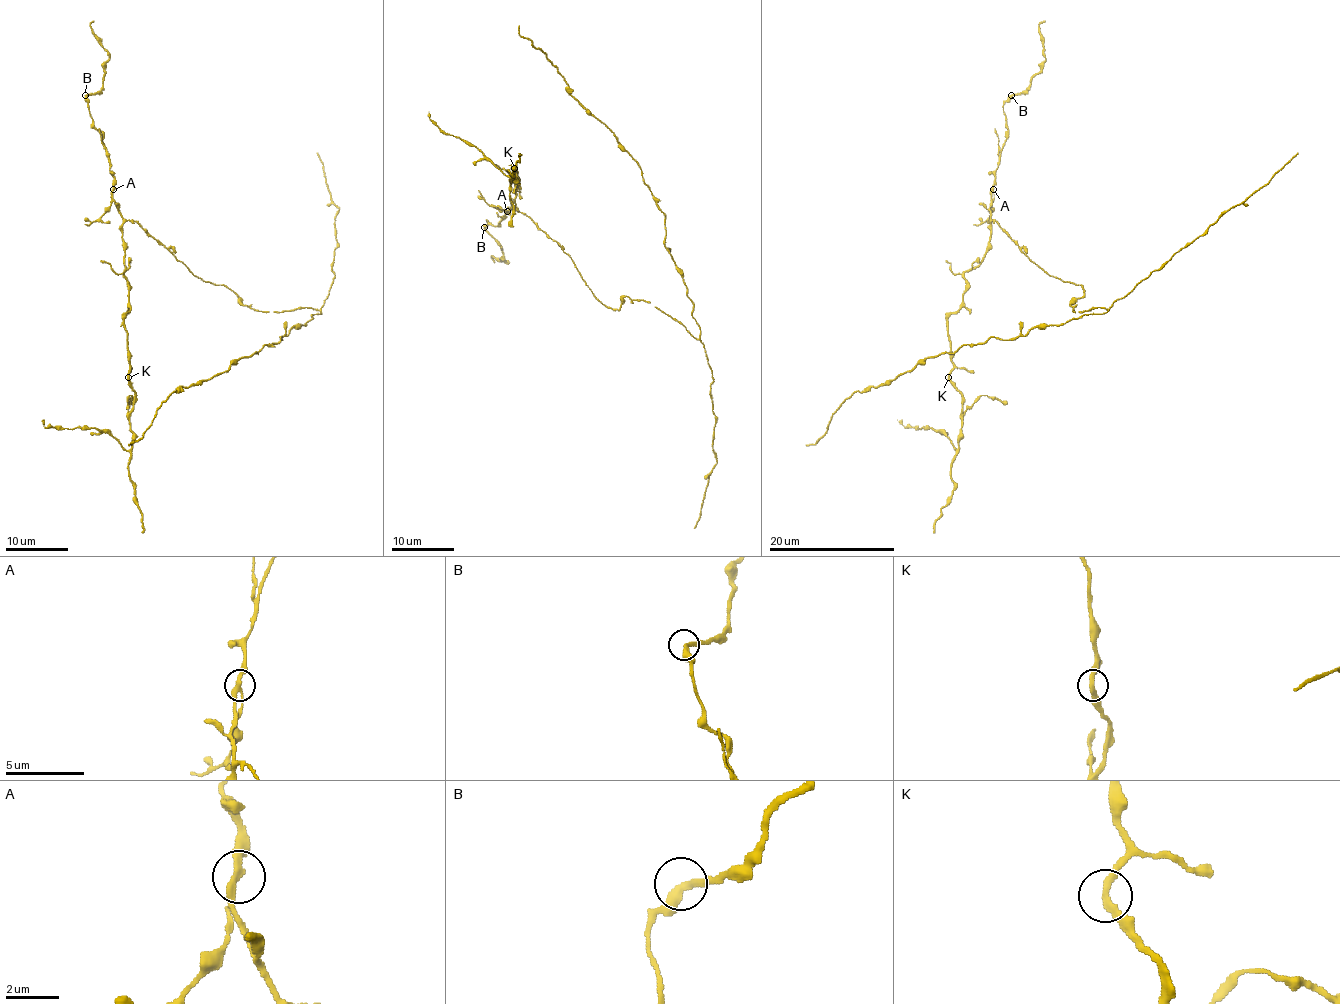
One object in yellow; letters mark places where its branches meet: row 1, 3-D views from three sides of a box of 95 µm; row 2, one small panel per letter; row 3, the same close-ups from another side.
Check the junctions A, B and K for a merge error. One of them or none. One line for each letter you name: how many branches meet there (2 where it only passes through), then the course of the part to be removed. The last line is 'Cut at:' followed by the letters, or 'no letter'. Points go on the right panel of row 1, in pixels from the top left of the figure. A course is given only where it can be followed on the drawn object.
A: 2 | (993, 189), (989, 217), (979, 225), (973, 223)
Cut at: A

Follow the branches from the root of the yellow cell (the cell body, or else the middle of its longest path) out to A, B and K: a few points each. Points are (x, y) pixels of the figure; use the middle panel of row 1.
A: (612, 309), (592, 292), (575, 264), (556, 242), (528, 216), (513, 209), (507, 209), (508, 212)
B: (612, 309), (592, 292), (563, 249), (528, 216), (507, 209), (509, 213), (497, 226), (486, 220), (484, 227)
K: (612, 309), (592, 292), (575, 264), (556, 242), (528, 216), (513, 209), (518, 179), (514, 168)

